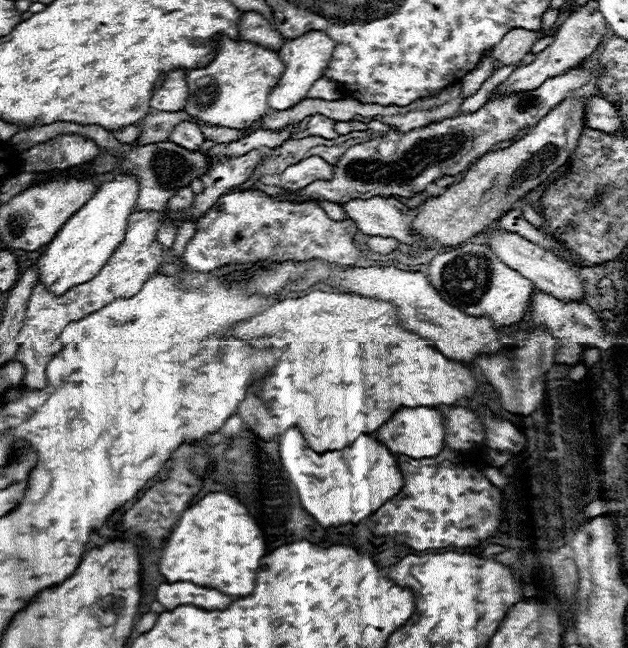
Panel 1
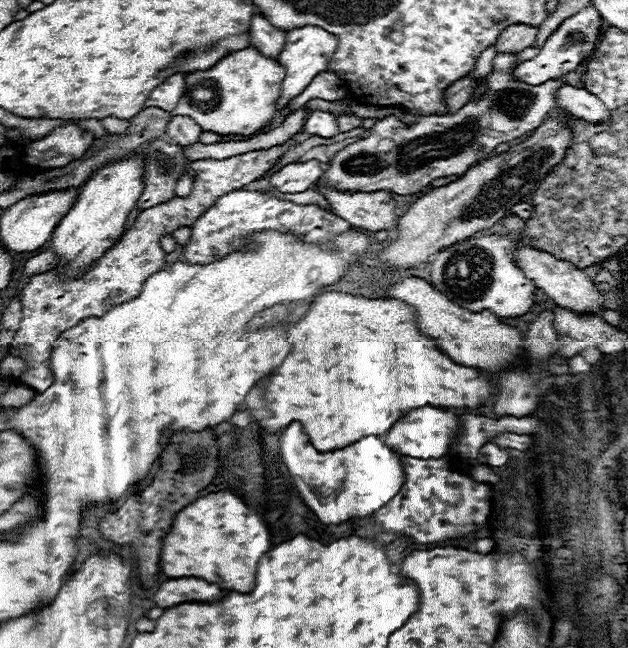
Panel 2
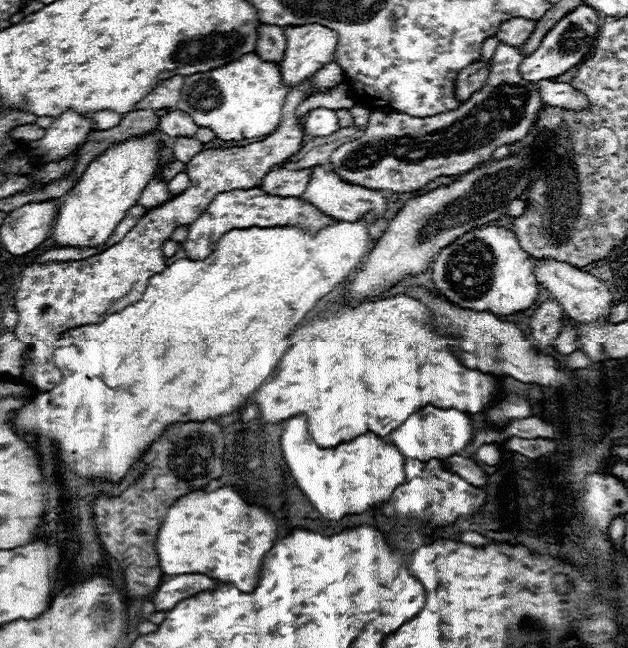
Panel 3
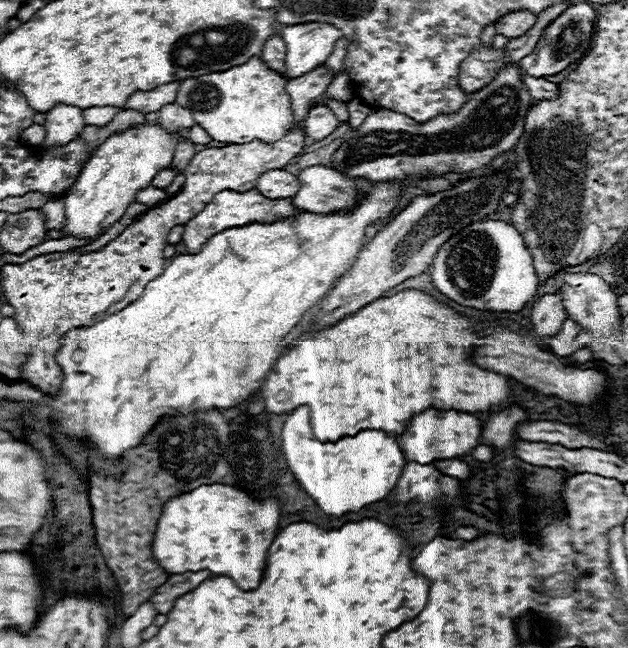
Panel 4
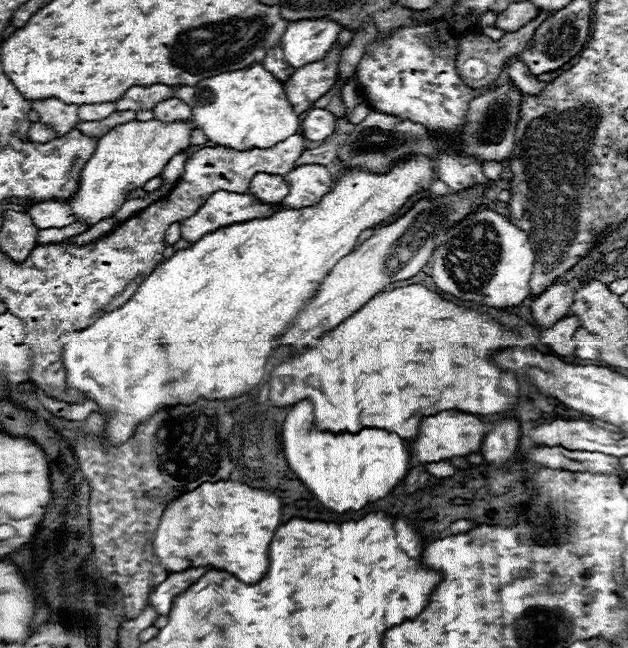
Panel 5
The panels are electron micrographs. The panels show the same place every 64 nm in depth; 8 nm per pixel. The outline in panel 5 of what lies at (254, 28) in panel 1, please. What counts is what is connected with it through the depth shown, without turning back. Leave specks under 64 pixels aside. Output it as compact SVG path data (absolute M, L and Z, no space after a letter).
M274 46L266 52L264 60L262 60L262 66L272 72L280 82L286 82L294 70L290 70L290 66L286 64L284 60L284 52L282 52L282 46Z

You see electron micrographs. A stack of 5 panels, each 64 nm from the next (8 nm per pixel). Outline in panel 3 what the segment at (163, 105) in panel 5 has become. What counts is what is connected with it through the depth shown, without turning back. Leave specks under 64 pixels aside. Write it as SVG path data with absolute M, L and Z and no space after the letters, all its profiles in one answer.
M172 110L170 114L162 116L162 122L160 122L160 130L172 138L180 138L180 136L188 136L188 138L194 138L198 126L194 124L194 120L190 118L190 114L182 114L182 112L176 112Z

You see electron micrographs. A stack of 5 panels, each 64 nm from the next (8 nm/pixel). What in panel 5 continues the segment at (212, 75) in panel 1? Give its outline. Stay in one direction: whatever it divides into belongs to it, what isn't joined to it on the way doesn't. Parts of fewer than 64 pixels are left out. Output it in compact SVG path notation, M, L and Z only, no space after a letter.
M262 64L242 70L202 78L196 86L180 86L176 96L192 106L192 120L204 130L206 138L218 146L248 150L250 146L270 148L290 134L300 132L300 118L294 114L284 84L276 80Z

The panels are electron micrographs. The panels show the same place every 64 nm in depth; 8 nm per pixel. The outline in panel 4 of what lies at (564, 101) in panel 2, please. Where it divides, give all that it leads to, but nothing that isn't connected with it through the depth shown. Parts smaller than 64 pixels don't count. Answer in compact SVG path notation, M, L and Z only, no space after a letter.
M522 74L522 80L526 82L532 98L536 98L536 100L550 100L550 98L558 96L558 84L552 84L546 78L530 78L530 76Z

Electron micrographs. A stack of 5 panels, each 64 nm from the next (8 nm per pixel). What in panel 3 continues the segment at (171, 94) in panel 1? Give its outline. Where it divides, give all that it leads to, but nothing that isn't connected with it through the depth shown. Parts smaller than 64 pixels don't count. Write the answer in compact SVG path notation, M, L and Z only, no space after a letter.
M172 76L164 82L160 82L142 102L138 102L138 110L168 110L174 108L178 98L180 98L180 90L182 90L182 76Z

